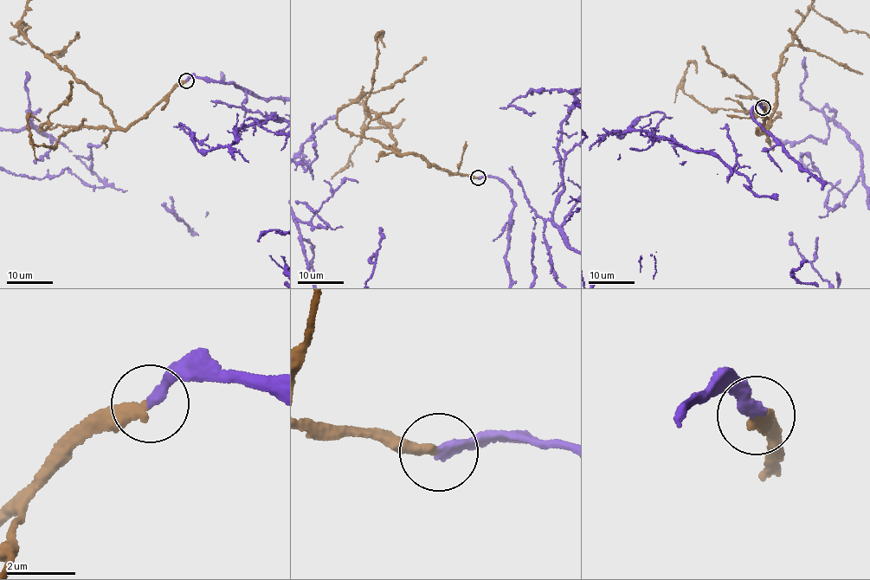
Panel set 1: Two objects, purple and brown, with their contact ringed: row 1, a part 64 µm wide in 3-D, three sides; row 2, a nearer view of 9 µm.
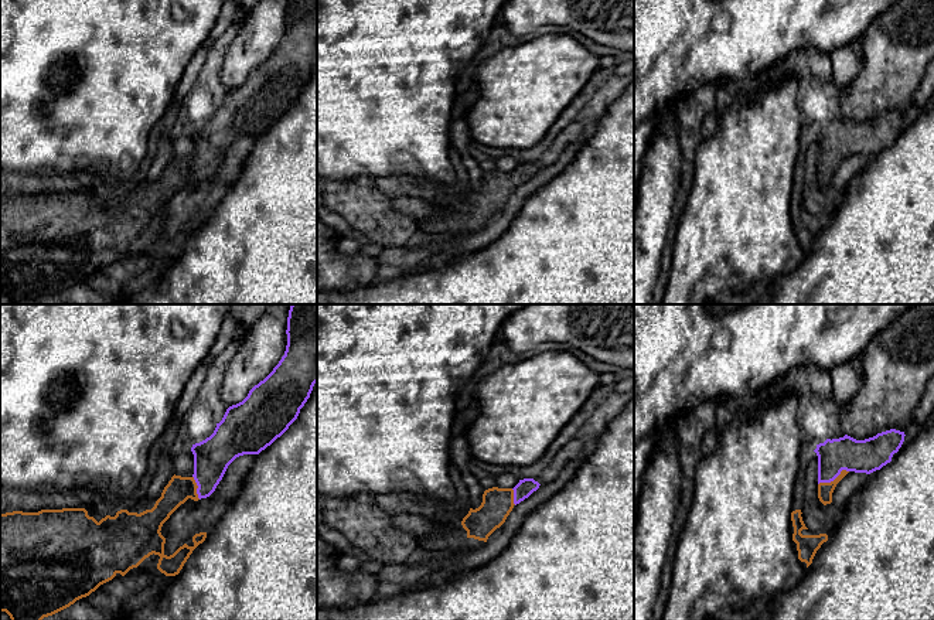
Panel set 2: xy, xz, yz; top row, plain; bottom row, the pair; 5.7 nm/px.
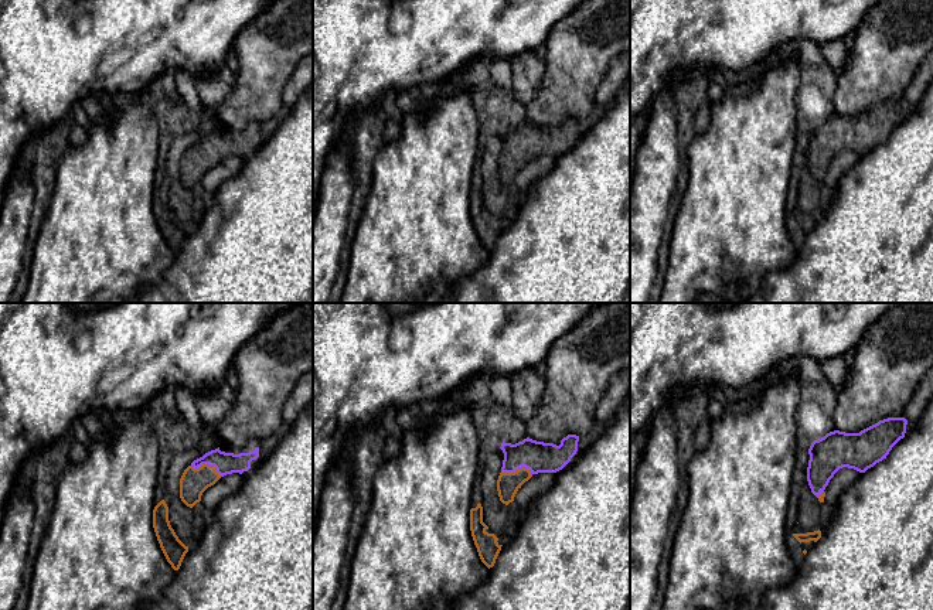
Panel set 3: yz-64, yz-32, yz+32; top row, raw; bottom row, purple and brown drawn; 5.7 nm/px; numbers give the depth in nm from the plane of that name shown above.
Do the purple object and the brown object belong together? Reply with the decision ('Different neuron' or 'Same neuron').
Same neuron

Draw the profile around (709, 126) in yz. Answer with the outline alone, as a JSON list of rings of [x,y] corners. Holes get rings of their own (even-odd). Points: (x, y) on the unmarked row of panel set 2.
[[[706,113],[700,126],[699,133],[703,139],[710,139],[717,132],[717,119],[715,115]]]

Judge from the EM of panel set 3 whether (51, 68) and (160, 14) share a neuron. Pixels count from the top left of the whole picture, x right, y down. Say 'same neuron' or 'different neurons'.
same neuron

